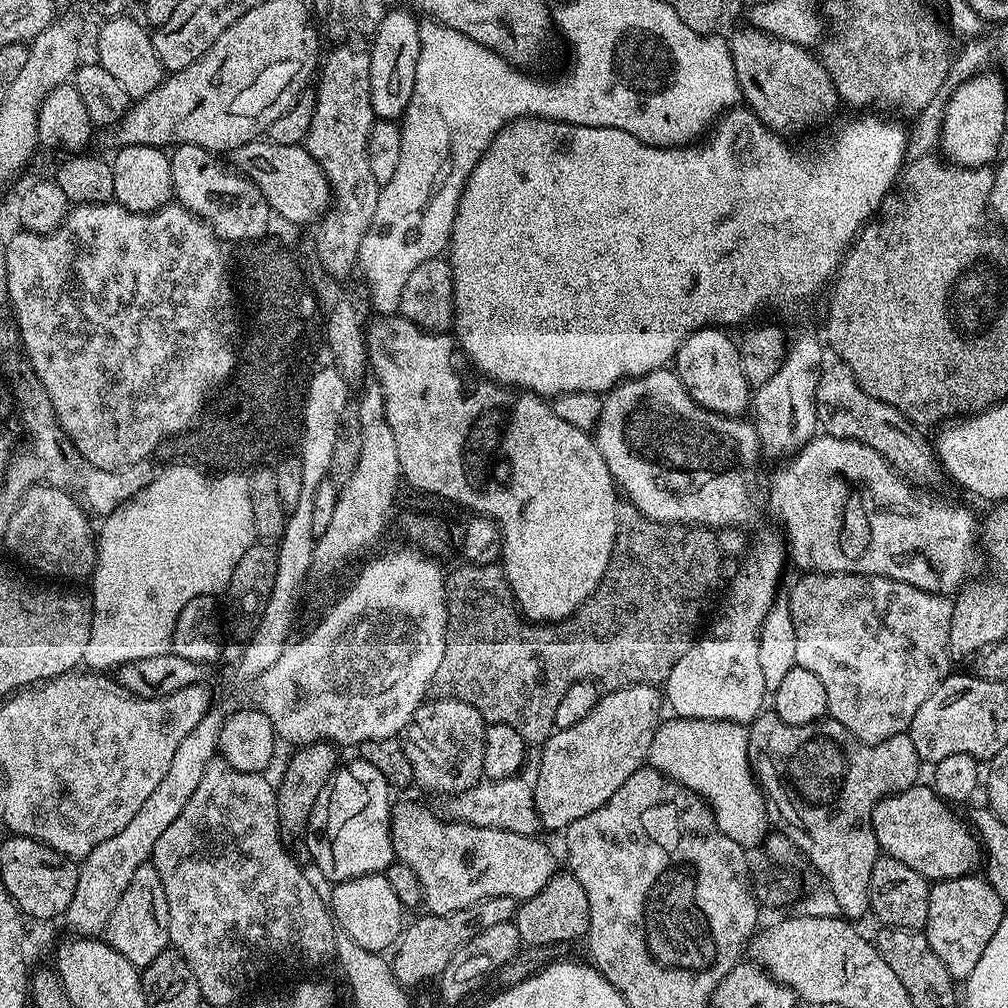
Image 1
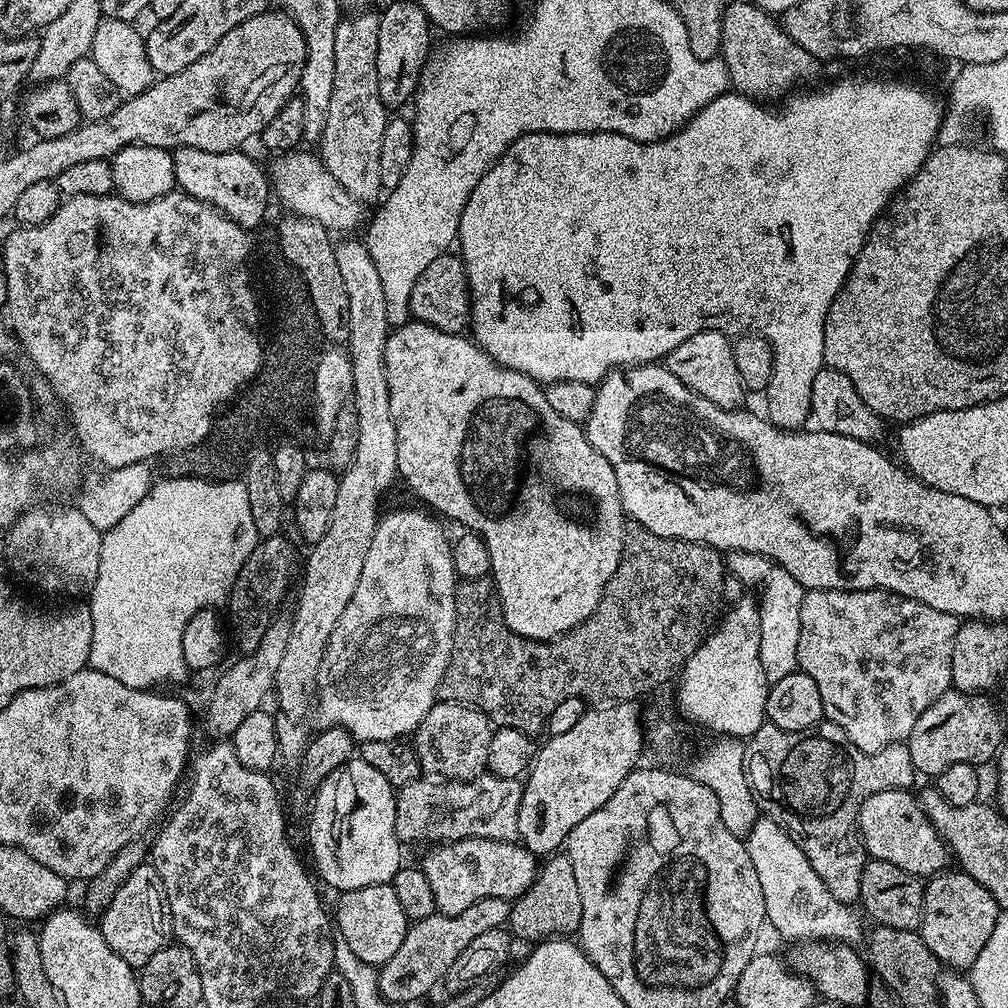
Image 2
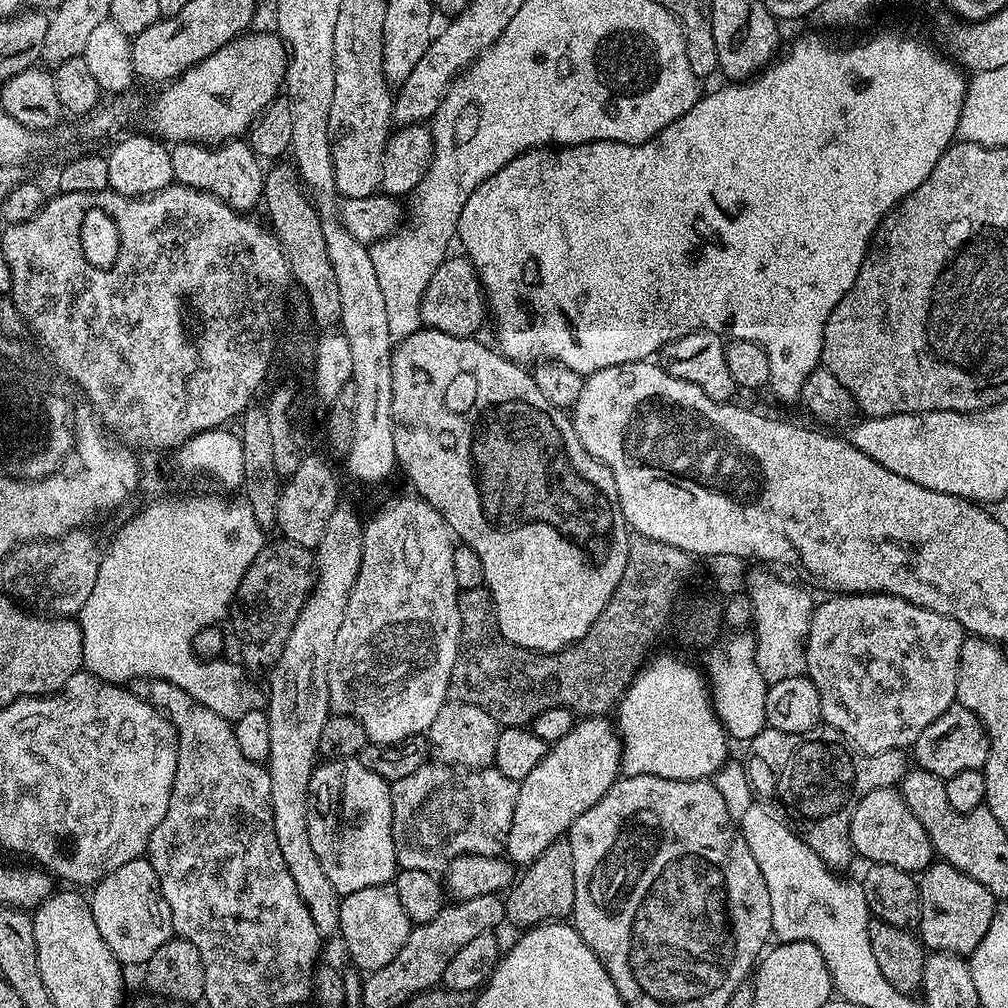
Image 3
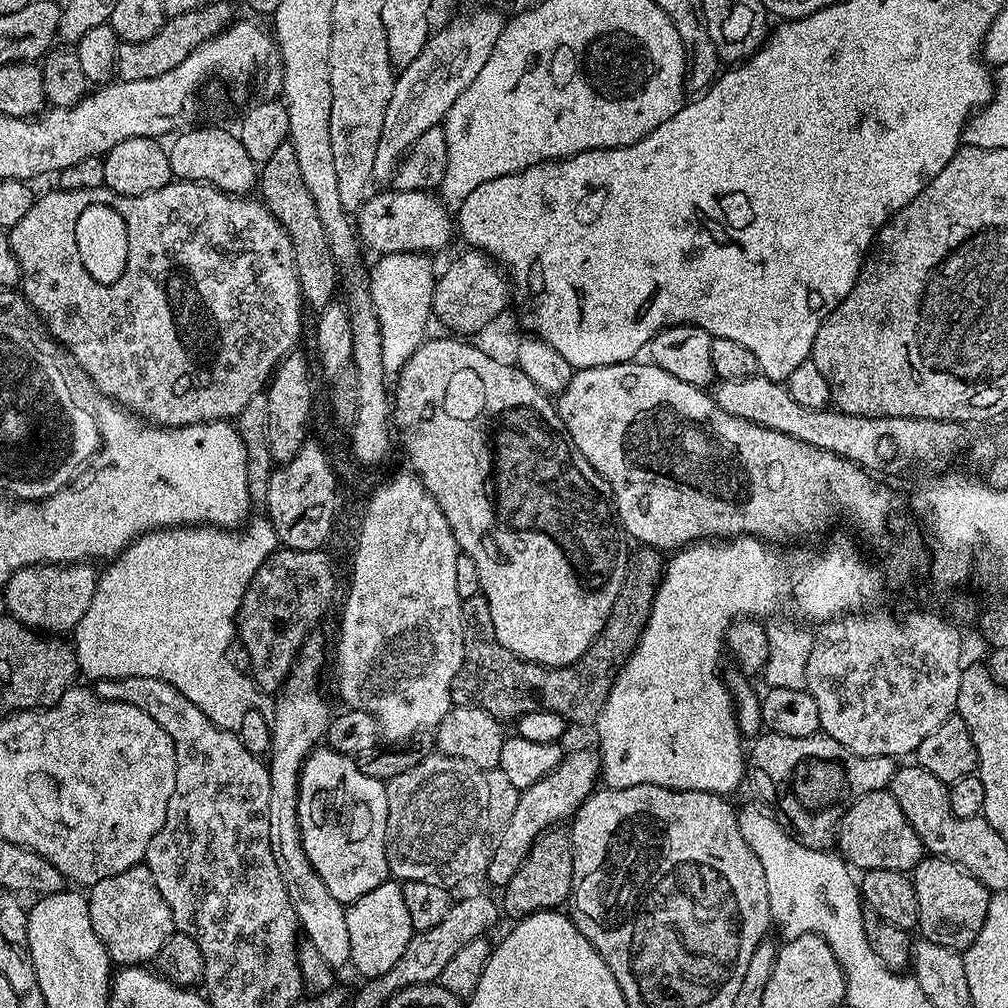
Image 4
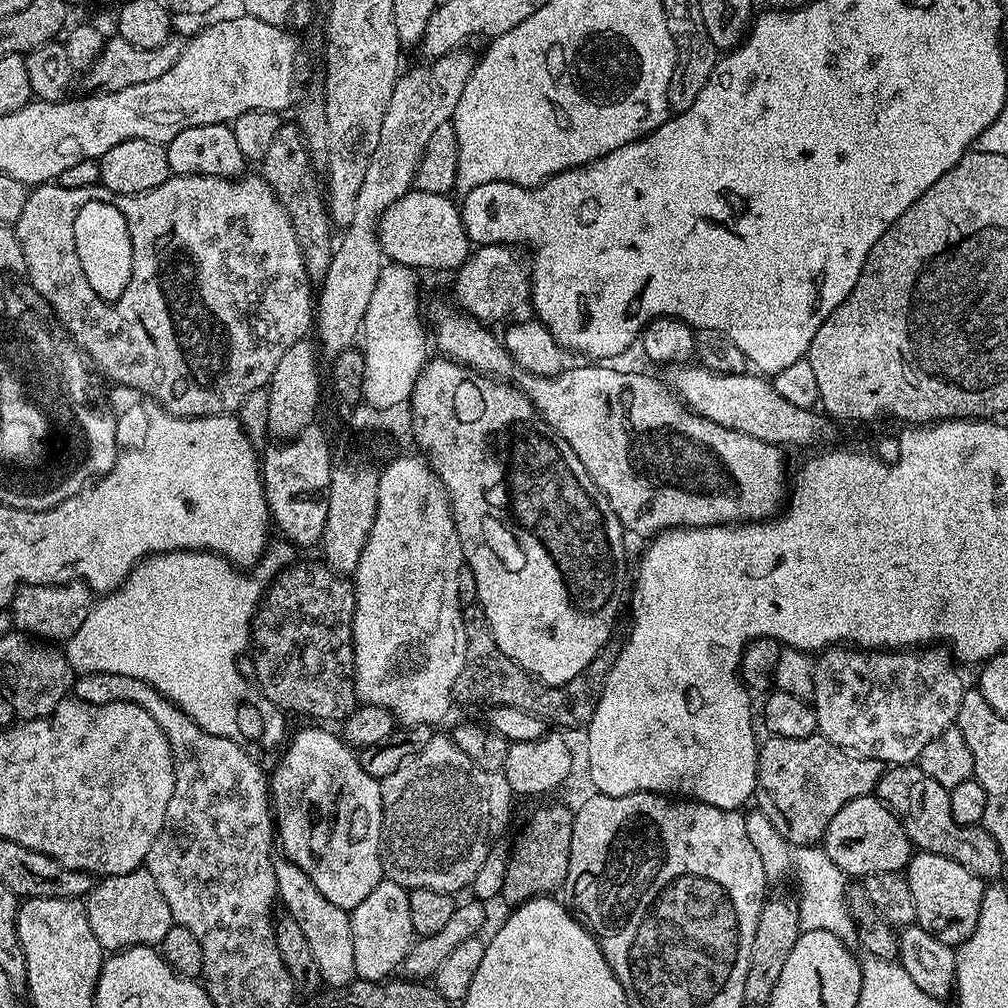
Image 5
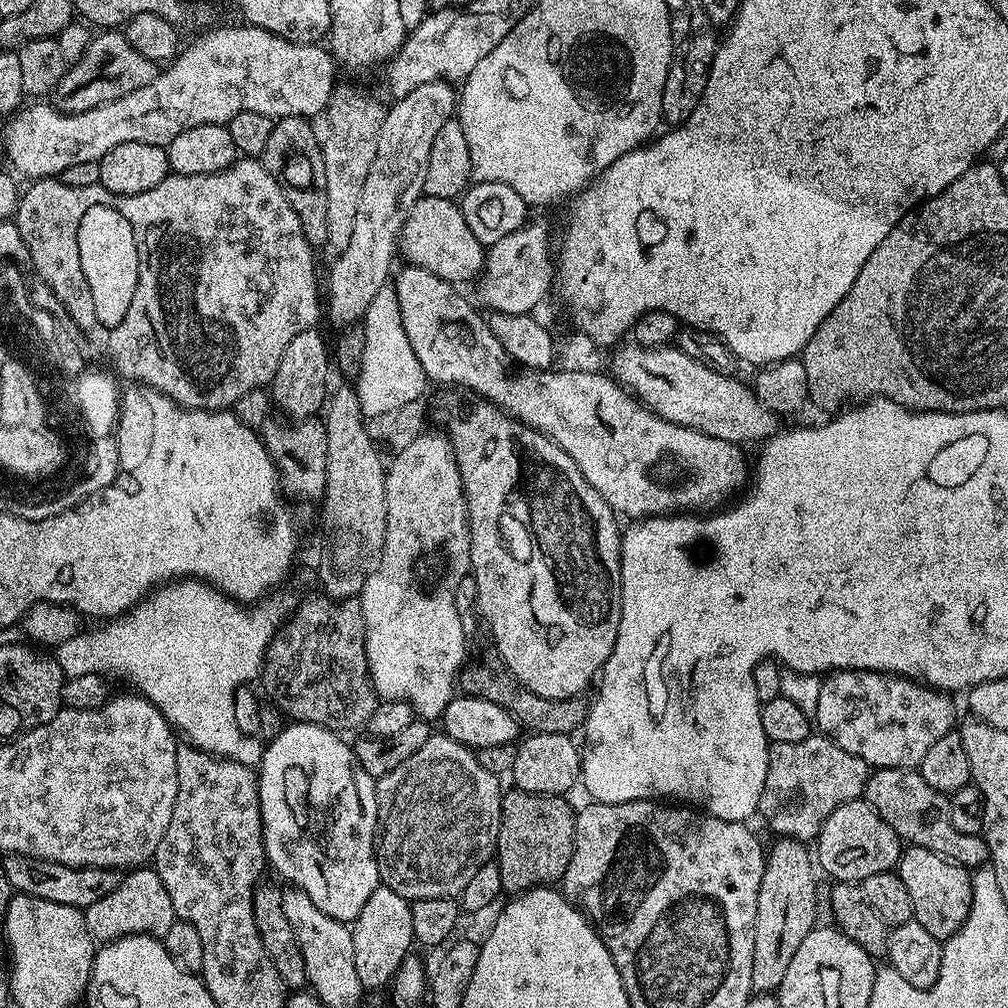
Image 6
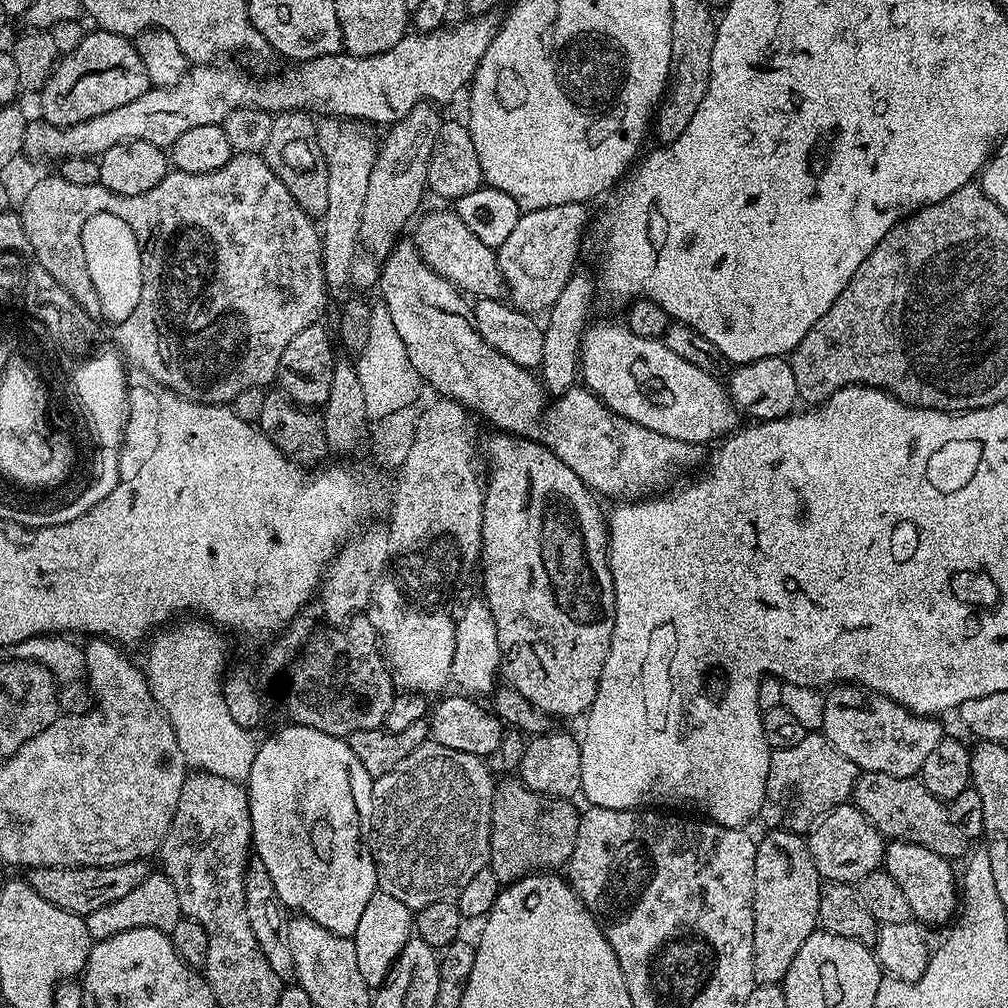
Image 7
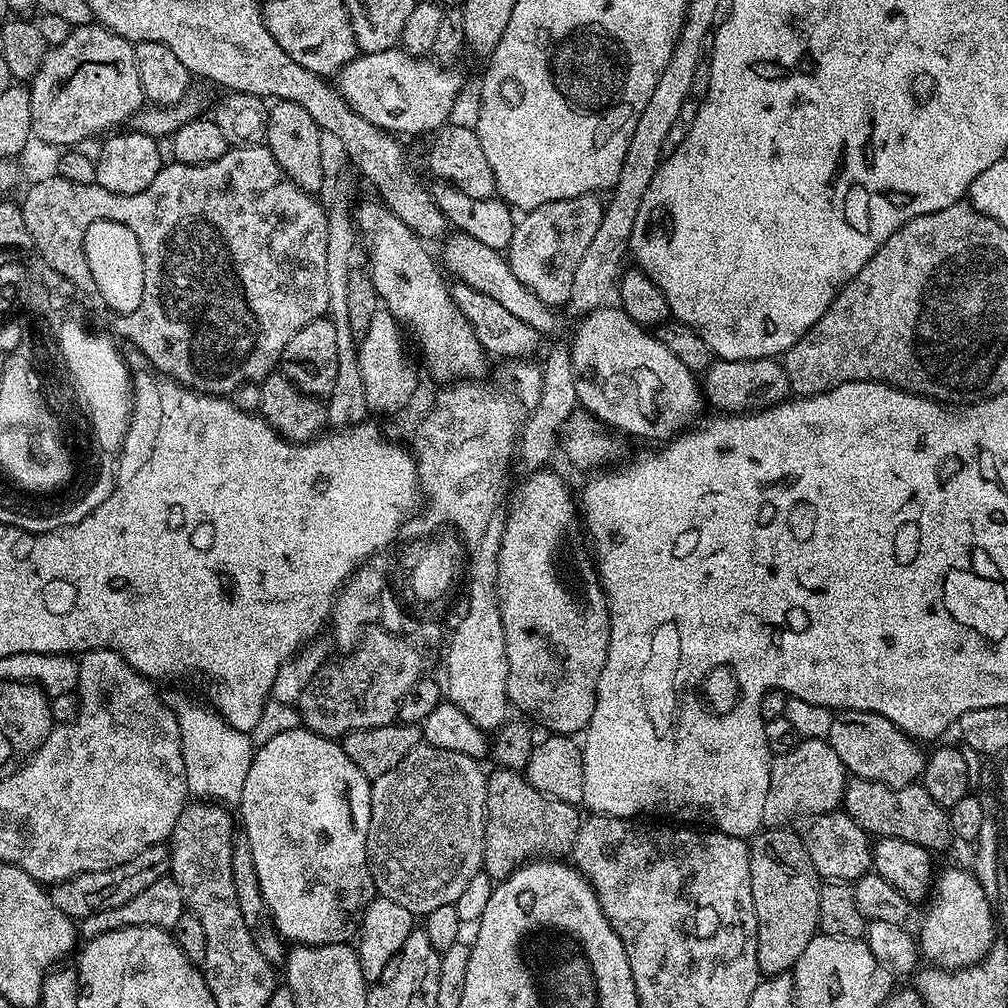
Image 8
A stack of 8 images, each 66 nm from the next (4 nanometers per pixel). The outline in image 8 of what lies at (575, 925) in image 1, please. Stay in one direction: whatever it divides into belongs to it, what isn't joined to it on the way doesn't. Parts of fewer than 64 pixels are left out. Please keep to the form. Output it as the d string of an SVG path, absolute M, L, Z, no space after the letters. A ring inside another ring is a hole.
M499 766L493 769L493 772L487 773L486 782L484 873L494 882L499 882L533 860L567 857L580 829L581 809L542 794L530 786L523 772Z

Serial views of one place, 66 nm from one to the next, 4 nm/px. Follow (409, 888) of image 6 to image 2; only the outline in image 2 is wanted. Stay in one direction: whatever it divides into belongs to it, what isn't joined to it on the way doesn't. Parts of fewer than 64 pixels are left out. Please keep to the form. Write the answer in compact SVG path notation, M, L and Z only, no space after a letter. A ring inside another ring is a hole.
M491 774L476 776L473 780L415 780L396 792L396 837L404 846L435 846L471 836L515 841L520 834L518 806L523 793L524 786L520 780L498 778Z

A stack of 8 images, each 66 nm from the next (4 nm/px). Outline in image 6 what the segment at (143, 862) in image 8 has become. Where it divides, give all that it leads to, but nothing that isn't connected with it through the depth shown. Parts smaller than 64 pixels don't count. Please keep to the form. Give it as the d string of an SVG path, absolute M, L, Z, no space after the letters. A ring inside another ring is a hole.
M11 854L5 855L3 860L2 874L7 878L13 893L81 910L94 906L98 898L106 898L106 894L110 894L110 890L114 890L114 886L118 886L122 879L121 873L115 868L71 868L53 860L36 860L32 856Z

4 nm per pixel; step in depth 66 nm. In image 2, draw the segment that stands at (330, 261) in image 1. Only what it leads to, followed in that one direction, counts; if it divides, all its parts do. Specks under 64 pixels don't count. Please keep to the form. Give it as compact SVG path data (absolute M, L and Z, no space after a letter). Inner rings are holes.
M360 10L341 19L334 34L334 94L330 94L330 110L326 110L326 130L318 142L318 155L324 165L338 178L338 182L356 200L379 201L382 196L378 161L382 158L382 134L390 119L389 109L385 108L378 94L378 22L379 15L372 10Z

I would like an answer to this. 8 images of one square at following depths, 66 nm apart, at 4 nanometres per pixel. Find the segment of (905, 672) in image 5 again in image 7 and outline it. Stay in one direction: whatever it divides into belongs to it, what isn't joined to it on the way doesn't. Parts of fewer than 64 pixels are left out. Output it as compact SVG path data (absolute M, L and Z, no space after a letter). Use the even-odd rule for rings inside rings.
M836 686L824 697L822 734L838 754L846 754L861 772L915 777L922 762L926 762L926 757L934 751L934 746L945 739L946 732L940 722L930 716L918 716L889 696L859 686Z

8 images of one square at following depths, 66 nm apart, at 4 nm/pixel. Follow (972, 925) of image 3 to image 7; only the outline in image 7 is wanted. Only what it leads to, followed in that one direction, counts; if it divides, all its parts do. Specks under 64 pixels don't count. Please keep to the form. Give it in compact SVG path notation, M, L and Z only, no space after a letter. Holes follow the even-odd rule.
M893 840L884 849L883 871L898 882L906 902L910 902L912 920L921 925L953 923L958 912L958 876L952 873L953 865L945 856L934 854L934 850L926 850L926 846L918 846L914 842Z

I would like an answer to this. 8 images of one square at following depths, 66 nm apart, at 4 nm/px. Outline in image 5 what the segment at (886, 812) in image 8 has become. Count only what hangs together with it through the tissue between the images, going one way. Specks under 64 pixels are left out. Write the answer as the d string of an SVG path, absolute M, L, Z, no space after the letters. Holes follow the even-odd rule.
M915 763L885 767L874 794L898 817L909 840L919 851L942 854L942 858L950 858L958 862L958 866L966 866L970 874L985 882L995 881L997 879L995 876L1001 875L1002 850L998 850L998 842L994 842L994 838L983 826L958 826L958 822L954 822L954 814L950 814L949 789L938 786L938 782L934 782L934 778L930 778L930 774L926 774Z

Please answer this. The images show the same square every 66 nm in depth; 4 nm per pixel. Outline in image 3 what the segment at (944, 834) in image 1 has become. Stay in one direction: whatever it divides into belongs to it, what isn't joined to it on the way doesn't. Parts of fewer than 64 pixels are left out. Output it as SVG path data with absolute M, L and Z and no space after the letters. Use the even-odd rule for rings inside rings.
M895 787L870 790L870 794L858 802L858 810L854 810L850 818L850 842L853 853L864 862L898 866L898 870L913 874L923 873L934 860L932 843L926 830L922 830L922 822L914 818L910 806L906 806Z

